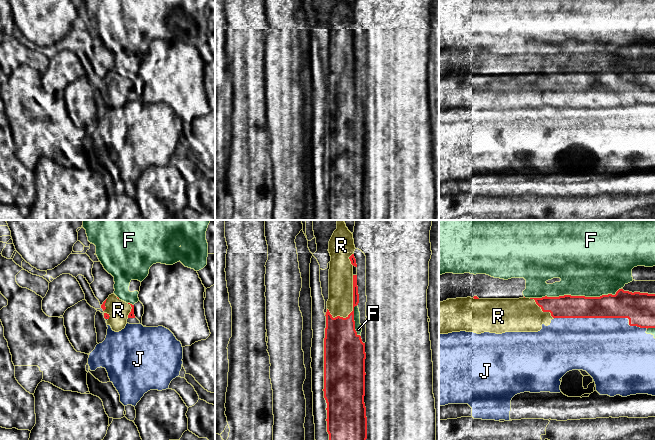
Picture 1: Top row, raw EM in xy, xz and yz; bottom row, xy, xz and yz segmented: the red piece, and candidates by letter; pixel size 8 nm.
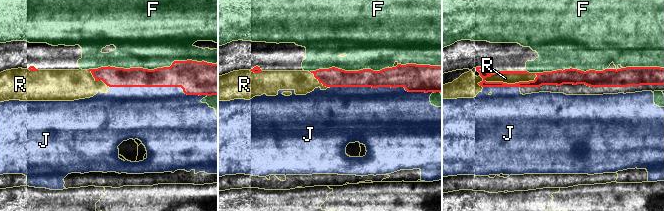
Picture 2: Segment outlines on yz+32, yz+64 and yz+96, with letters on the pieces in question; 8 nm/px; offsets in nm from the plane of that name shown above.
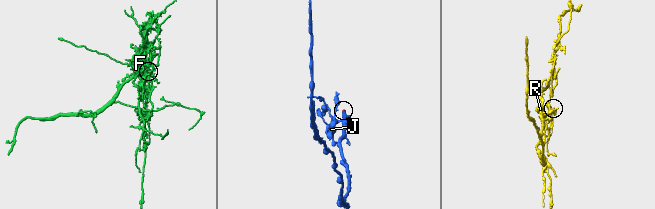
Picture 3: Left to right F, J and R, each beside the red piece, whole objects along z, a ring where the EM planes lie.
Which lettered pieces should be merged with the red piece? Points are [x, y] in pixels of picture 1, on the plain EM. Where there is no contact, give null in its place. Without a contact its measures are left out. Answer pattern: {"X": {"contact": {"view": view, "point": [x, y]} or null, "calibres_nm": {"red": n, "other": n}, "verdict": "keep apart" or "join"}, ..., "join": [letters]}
{"F": {"contact": {"view": "yz", "point": [575, 72]}, "calibres_nm": {"red": 190, "other": 460}, "verdict": "keep apart"}, "J": {"contact": {"view": "yz", "point": [603, 93]}, "calibres_nm": {"red": 220, "other": 500}, "verdict": "keep apart"}, "R": {"contact": {"view": "xz", "point": [353, 78]}, "calibres_nm": {"red": 220, "other": 200}, "verdict": "join"}, "join": ["R"]}

